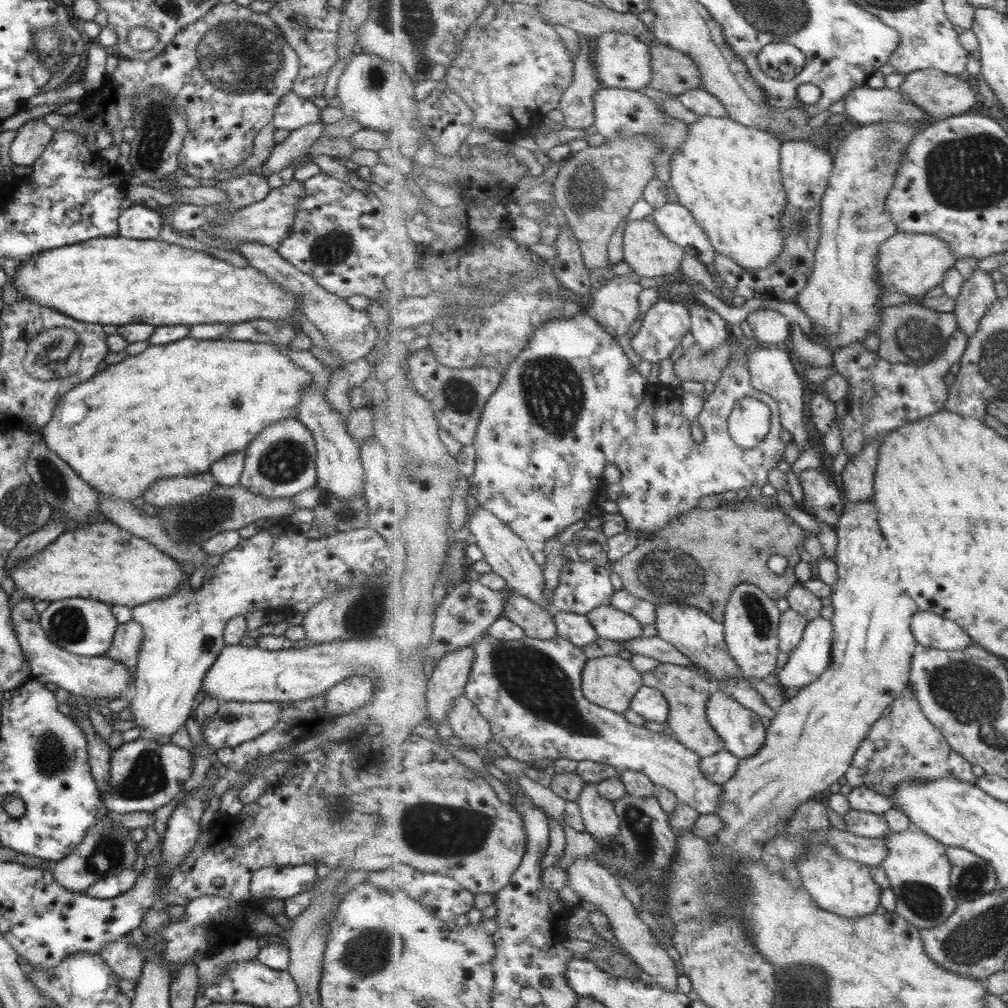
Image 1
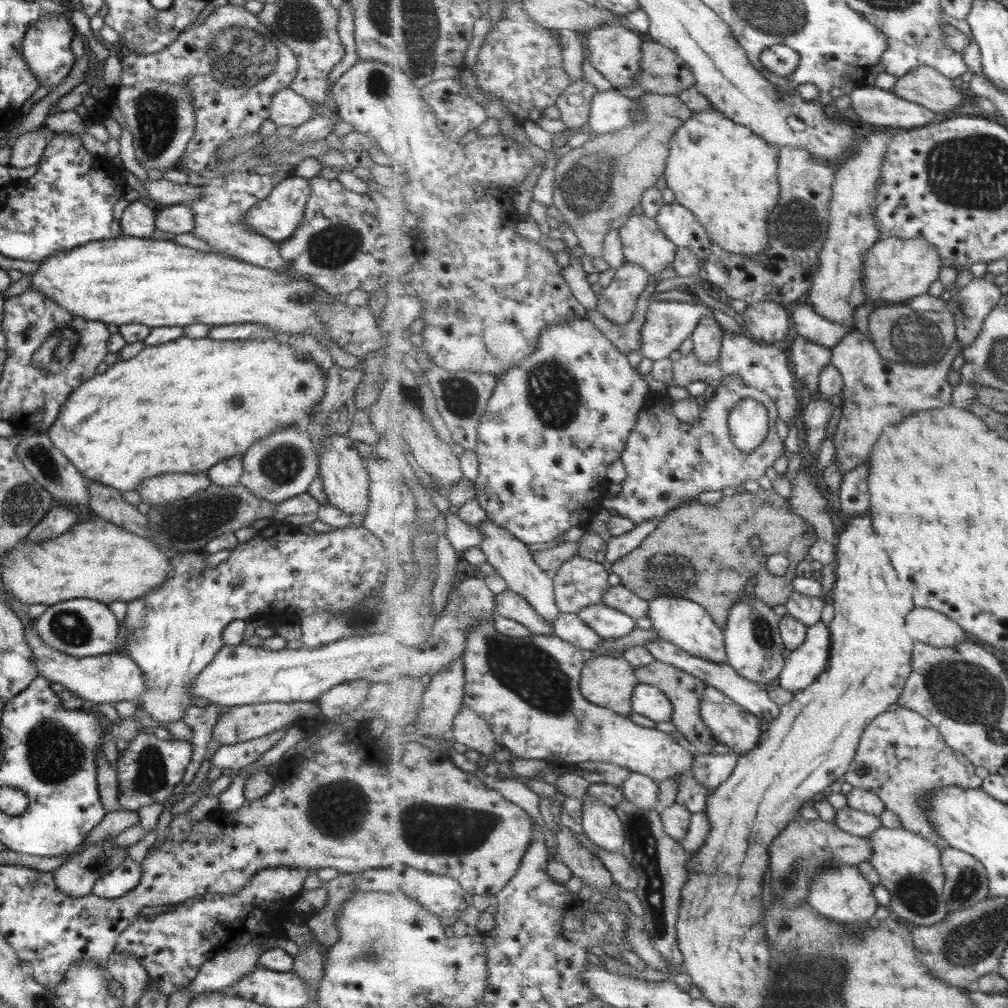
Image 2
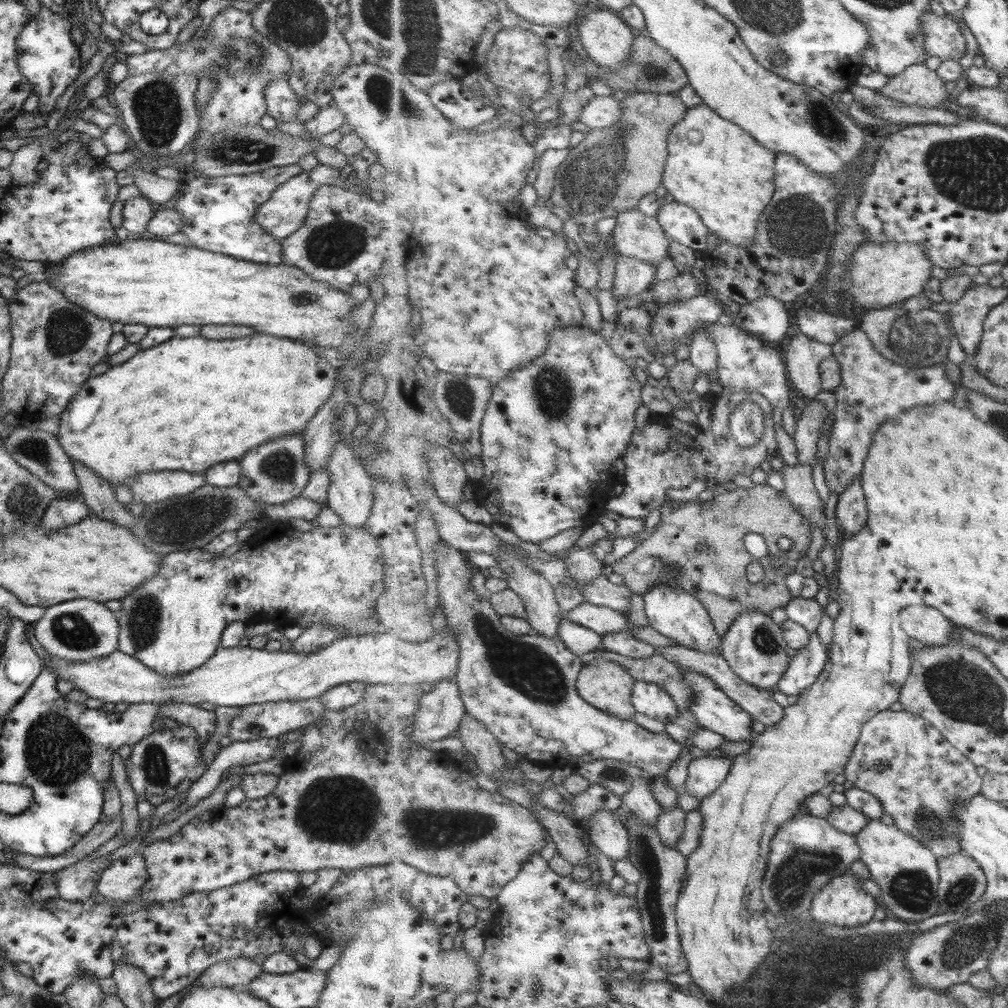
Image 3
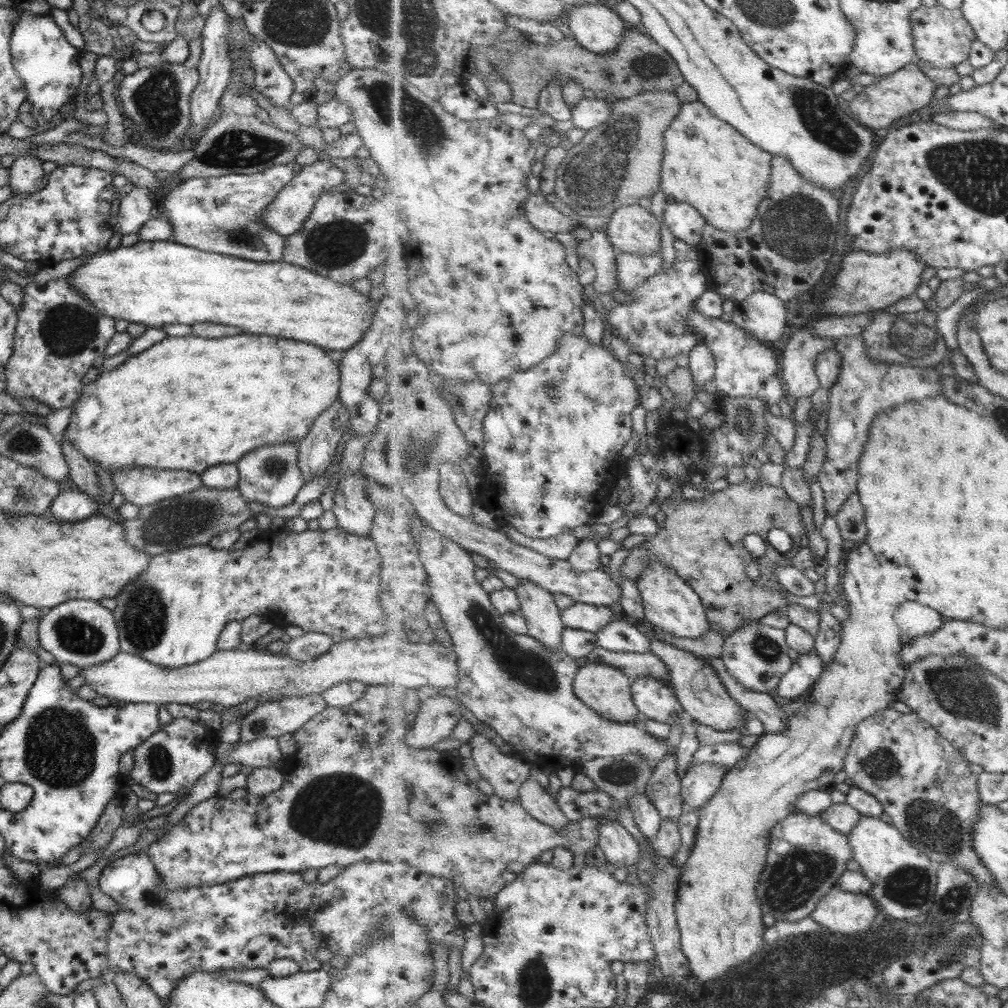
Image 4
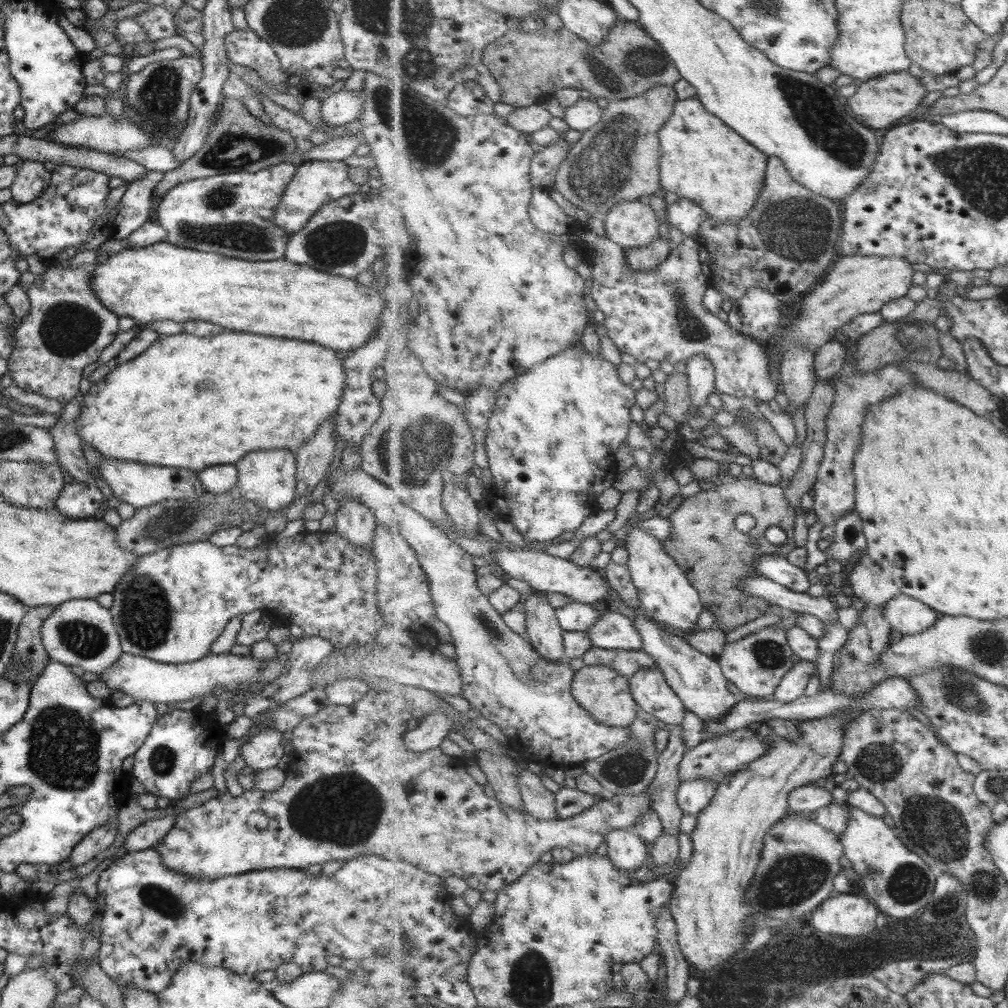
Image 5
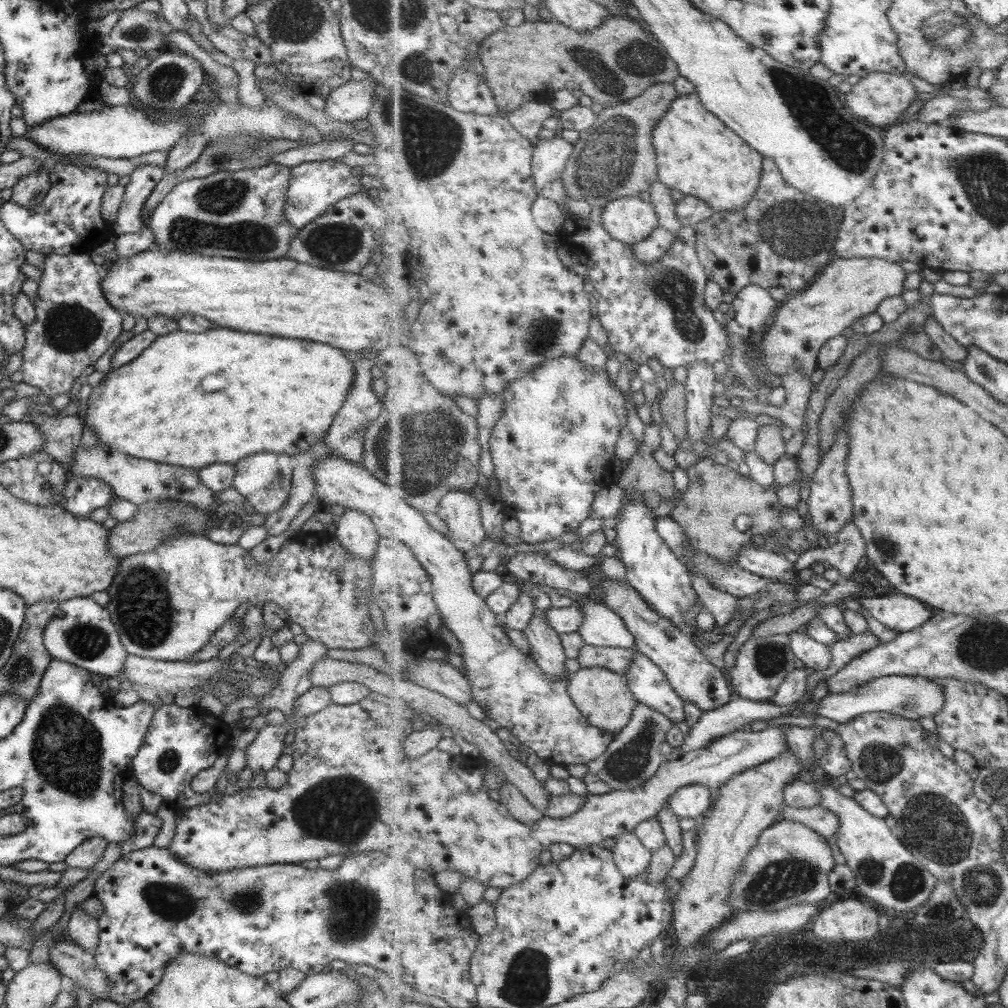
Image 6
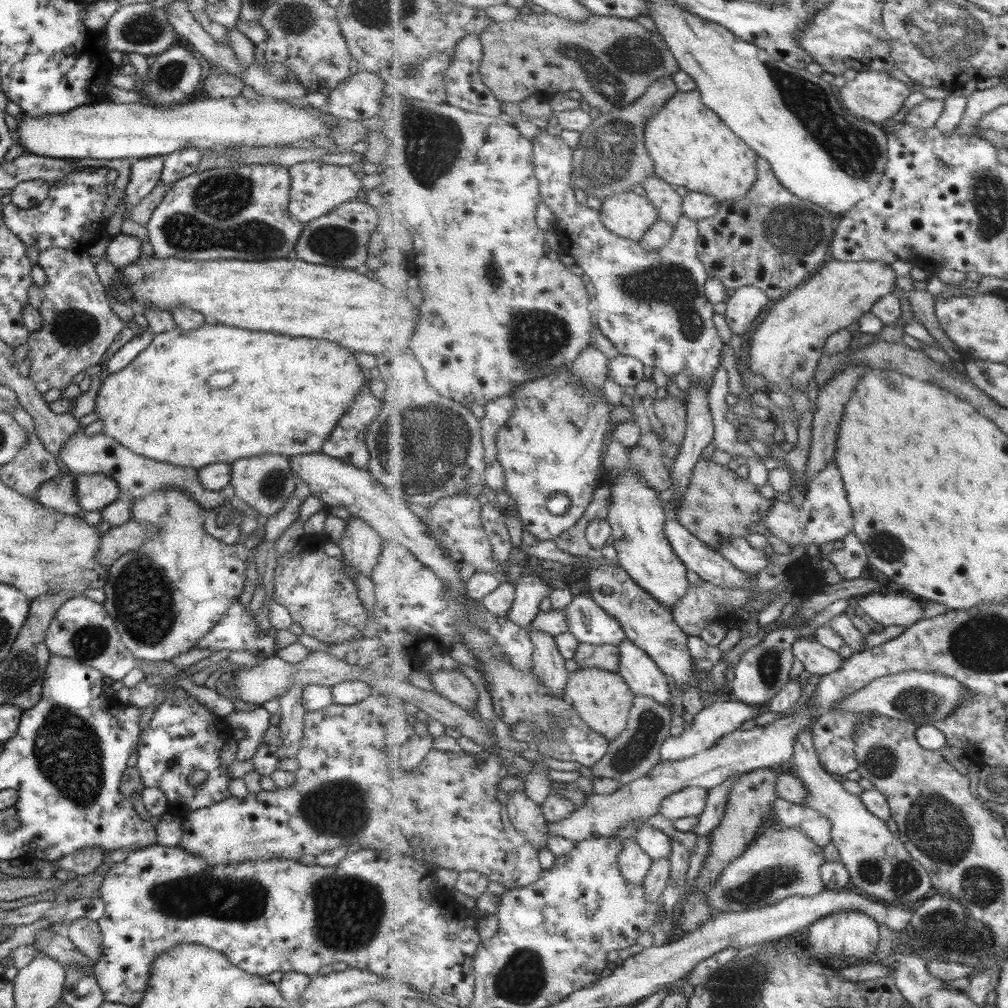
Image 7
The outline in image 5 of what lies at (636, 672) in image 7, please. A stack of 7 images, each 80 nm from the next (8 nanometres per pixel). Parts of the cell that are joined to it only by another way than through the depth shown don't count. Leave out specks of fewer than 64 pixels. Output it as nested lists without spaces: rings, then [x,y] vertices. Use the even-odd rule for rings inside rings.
[[[658,666],[642,668],[629,682],[642,710],[671,725],[681,725],[685,720],[688,710]]]

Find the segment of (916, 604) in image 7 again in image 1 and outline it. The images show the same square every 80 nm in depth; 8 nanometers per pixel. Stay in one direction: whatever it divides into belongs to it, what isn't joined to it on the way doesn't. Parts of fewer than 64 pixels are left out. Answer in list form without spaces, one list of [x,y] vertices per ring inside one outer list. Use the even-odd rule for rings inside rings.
[[[926,610],[916,612],[912,631],[918,644],[939,650],[965,650],[975,644],[958,622]]]

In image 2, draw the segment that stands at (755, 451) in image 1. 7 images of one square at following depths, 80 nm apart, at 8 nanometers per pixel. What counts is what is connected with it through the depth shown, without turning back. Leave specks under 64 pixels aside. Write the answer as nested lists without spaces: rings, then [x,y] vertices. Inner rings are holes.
[[[724,376],[723,384],[715,388],[714,395],[703,403],[699,422],[681,422],[672,406],[659,402],[657,397],[659,394],[640,411],[638,426],[625,440],[621,460],[627,476],[621,482],[621,492],[604,502],[606,510],[615,510],[637,525],[654,518],[663,520],[673,509],[697,500],[701,493],[743,486],[749,480],[757,481],[785,454],[784,441],[779,438],[775,426],[780,418],[776,403],[764,391],[749,388],[739,376]],[[747,398],[763,403],[770,416],[769,435],[763,445],[751,452],[733,444],[728,427],[730,412]]]

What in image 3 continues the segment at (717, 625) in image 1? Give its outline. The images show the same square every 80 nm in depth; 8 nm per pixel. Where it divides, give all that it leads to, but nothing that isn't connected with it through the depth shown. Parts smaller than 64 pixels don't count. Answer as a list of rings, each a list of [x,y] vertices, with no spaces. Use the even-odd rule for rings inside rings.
[[[662,582],[644,595],[644,606],[651,625],[657,632],[679,645],[707,653],[722,654],[722,637],[712,621],[708,607],[695,594],[689,594],[676,583]]]

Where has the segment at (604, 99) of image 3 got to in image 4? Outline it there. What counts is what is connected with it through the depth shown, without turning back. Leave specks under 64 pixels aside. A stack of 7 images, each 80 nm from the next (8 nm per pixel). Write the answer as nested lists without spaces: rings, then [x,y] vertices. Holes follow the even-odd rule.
[[[585,97],[579,104],[570,108],[571,120],[577,128],[589,131],[603,127],[611,118],[613,105],[604,99]]]

